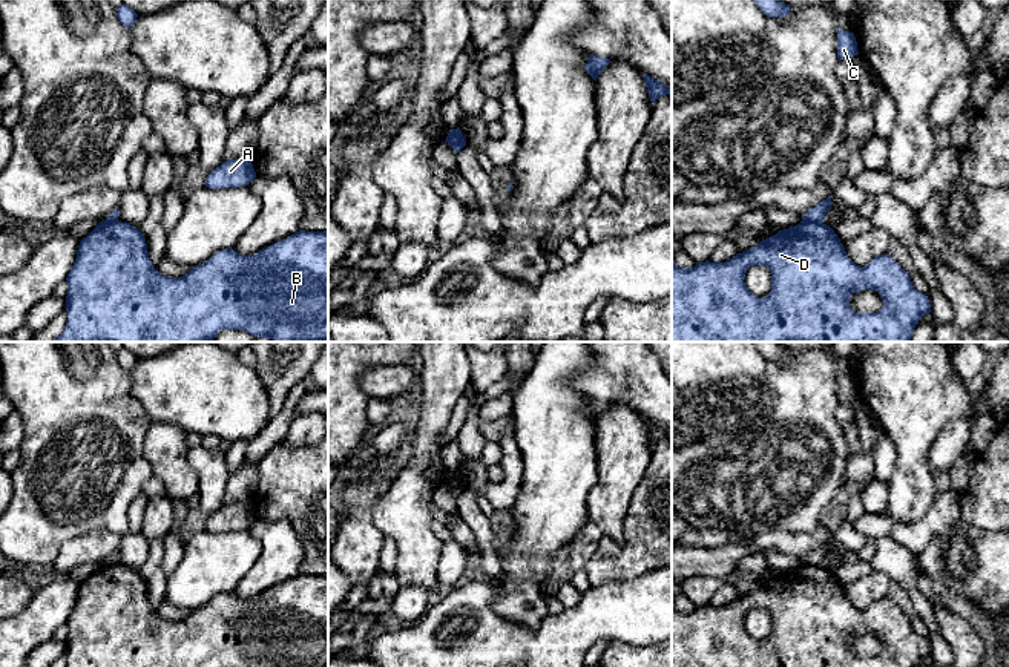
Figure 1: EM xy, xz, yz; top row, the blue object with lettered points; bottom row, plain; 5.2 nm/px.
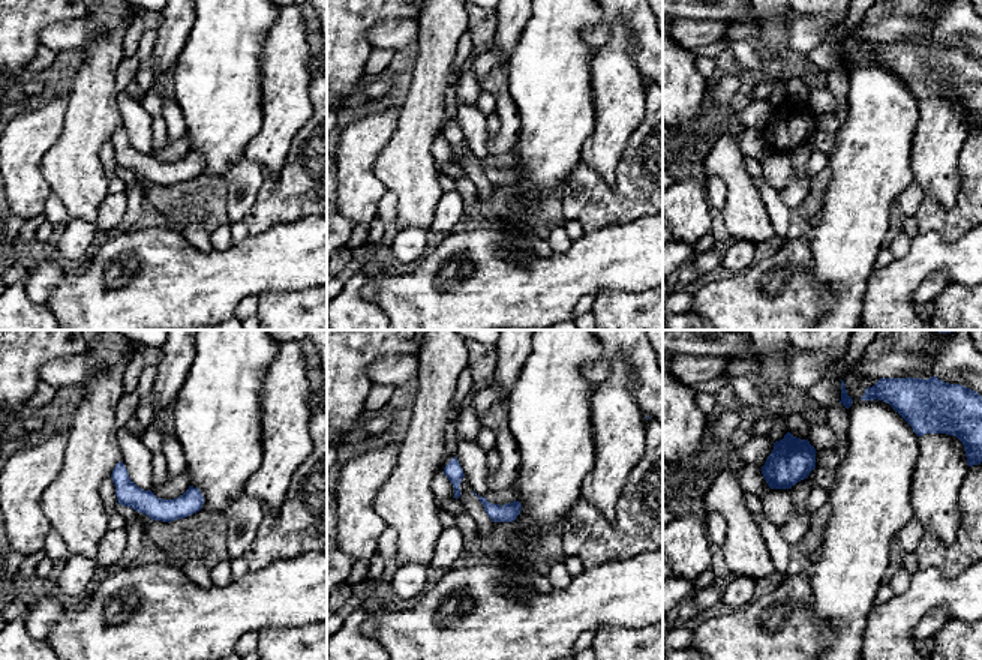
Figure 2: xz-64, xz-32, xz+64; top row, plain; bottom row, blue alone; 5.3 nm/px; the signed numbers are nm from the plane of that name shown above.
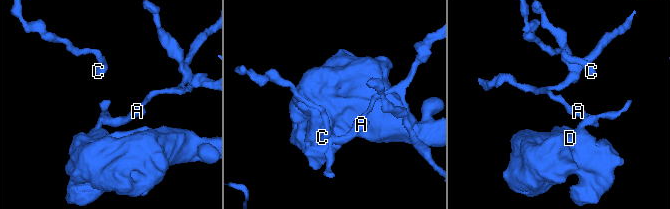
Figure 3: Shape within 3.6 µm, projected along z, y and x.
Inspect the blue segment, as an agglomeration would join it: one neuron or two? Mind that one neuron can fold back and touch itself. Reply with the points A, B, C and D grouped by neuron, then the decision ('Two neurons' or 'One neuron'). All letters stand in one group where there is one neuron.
Groups: A / B C D. Two neurons

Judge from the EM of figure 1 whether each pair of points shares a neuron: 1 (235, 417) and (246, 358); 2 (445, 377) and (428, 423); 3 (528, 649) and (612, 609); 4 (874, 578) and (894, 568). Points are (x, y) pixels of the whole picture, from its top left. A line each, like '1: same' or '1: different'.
1: different
2: same
3: same
4: different

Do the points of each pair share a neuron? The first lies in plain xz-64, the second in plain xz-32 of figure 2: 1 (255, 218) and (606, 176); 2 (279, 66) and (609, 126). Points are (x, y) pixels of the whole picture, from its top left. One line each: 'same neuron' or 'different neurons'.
1: different neurons
2: same neuron

